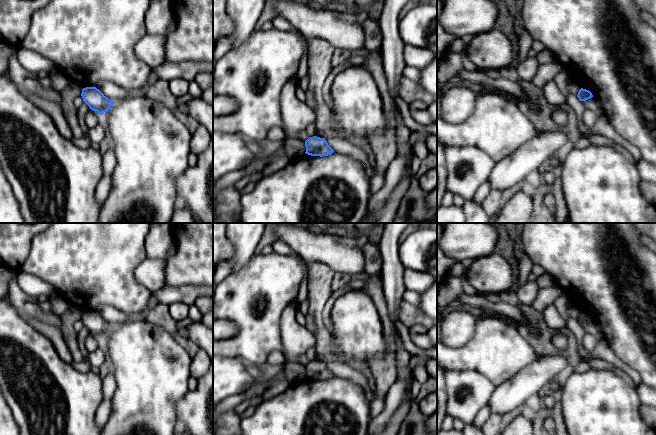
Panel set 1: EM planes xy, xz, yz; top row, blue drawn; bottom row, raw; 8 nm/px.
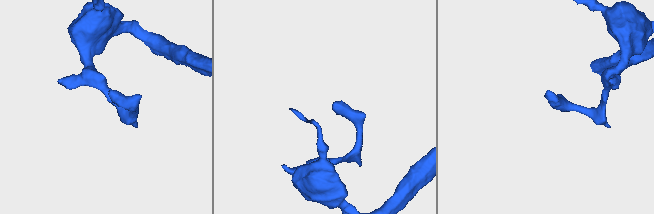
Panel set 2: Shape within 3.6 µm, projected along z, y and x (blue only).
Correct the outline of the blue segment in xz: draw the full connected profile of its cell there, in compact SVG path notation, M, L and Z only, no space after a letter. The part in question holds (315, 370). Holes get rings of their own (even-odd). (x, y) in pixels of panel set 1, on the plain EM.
M313 360L305 365L306 378L311 380L328 380L331 379L334 374L328 369L325 362Z

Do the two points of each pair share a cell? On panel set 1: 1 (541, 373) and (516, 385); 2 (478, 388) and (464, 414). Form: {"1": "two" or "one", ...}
{"1": "one", "2": "one"}

